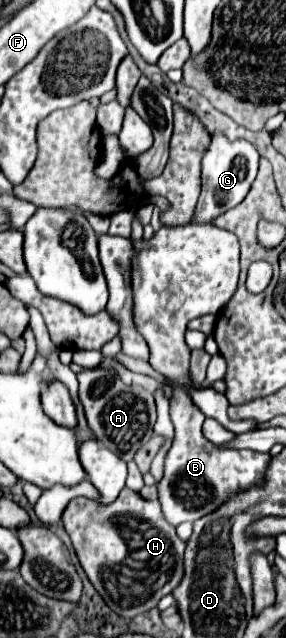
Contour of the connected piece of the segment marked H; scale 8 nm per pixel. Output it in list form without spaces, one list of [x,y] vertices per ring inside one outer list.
[[[124,488],[112,506],[100,506],[94,500],[80,496],[68,502],[62,514],[62,524],[72,540],[72,546],[88,580],[118,616],[134,618],[152,610],[160,598],[170,594],[180,584],[186,542],[176,536],[174,526],[162,516],[158,500],[144,500],[138,492],[132,492],[130,488]]]

